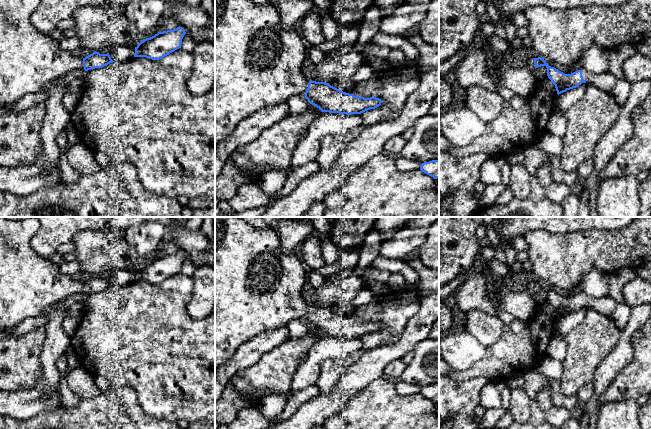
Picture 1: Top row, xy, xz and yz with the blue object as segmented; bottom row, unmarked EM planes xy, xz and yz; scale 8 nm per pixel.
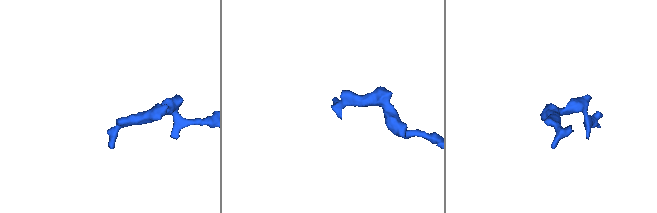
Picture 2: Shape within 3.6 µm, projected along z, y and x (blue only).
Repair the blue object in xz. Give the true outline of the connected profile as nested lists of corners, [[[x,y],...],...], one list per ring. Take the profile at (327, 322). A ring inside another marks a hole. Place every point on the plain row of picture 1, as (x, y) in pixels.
[[[215,217],[215,377],[218,369],[224,365],[237,350],[248,341],[267,331],[272,331],[286,325],[297,318],[304,319],[308,326],[316,330],[322,336],[340,338],[361,338],[367,334],[379,331],[382,324],[376,321],[364,322],[354,320],[331,310],[329,307],[309,305],[302,295],[302,288],[307,281],[307,273],[300,259],[294,253],[285,253],[281,247],[281,239],[276,229],[258,229],[238,217]]]

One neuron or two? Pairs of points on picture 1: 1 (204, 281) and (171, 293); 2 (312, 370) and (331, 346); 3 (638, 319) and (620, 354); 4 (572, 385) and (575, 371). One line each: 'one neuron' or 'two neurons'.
1: two neurons
2: one neuron
3: one neuron
4: one neuron

